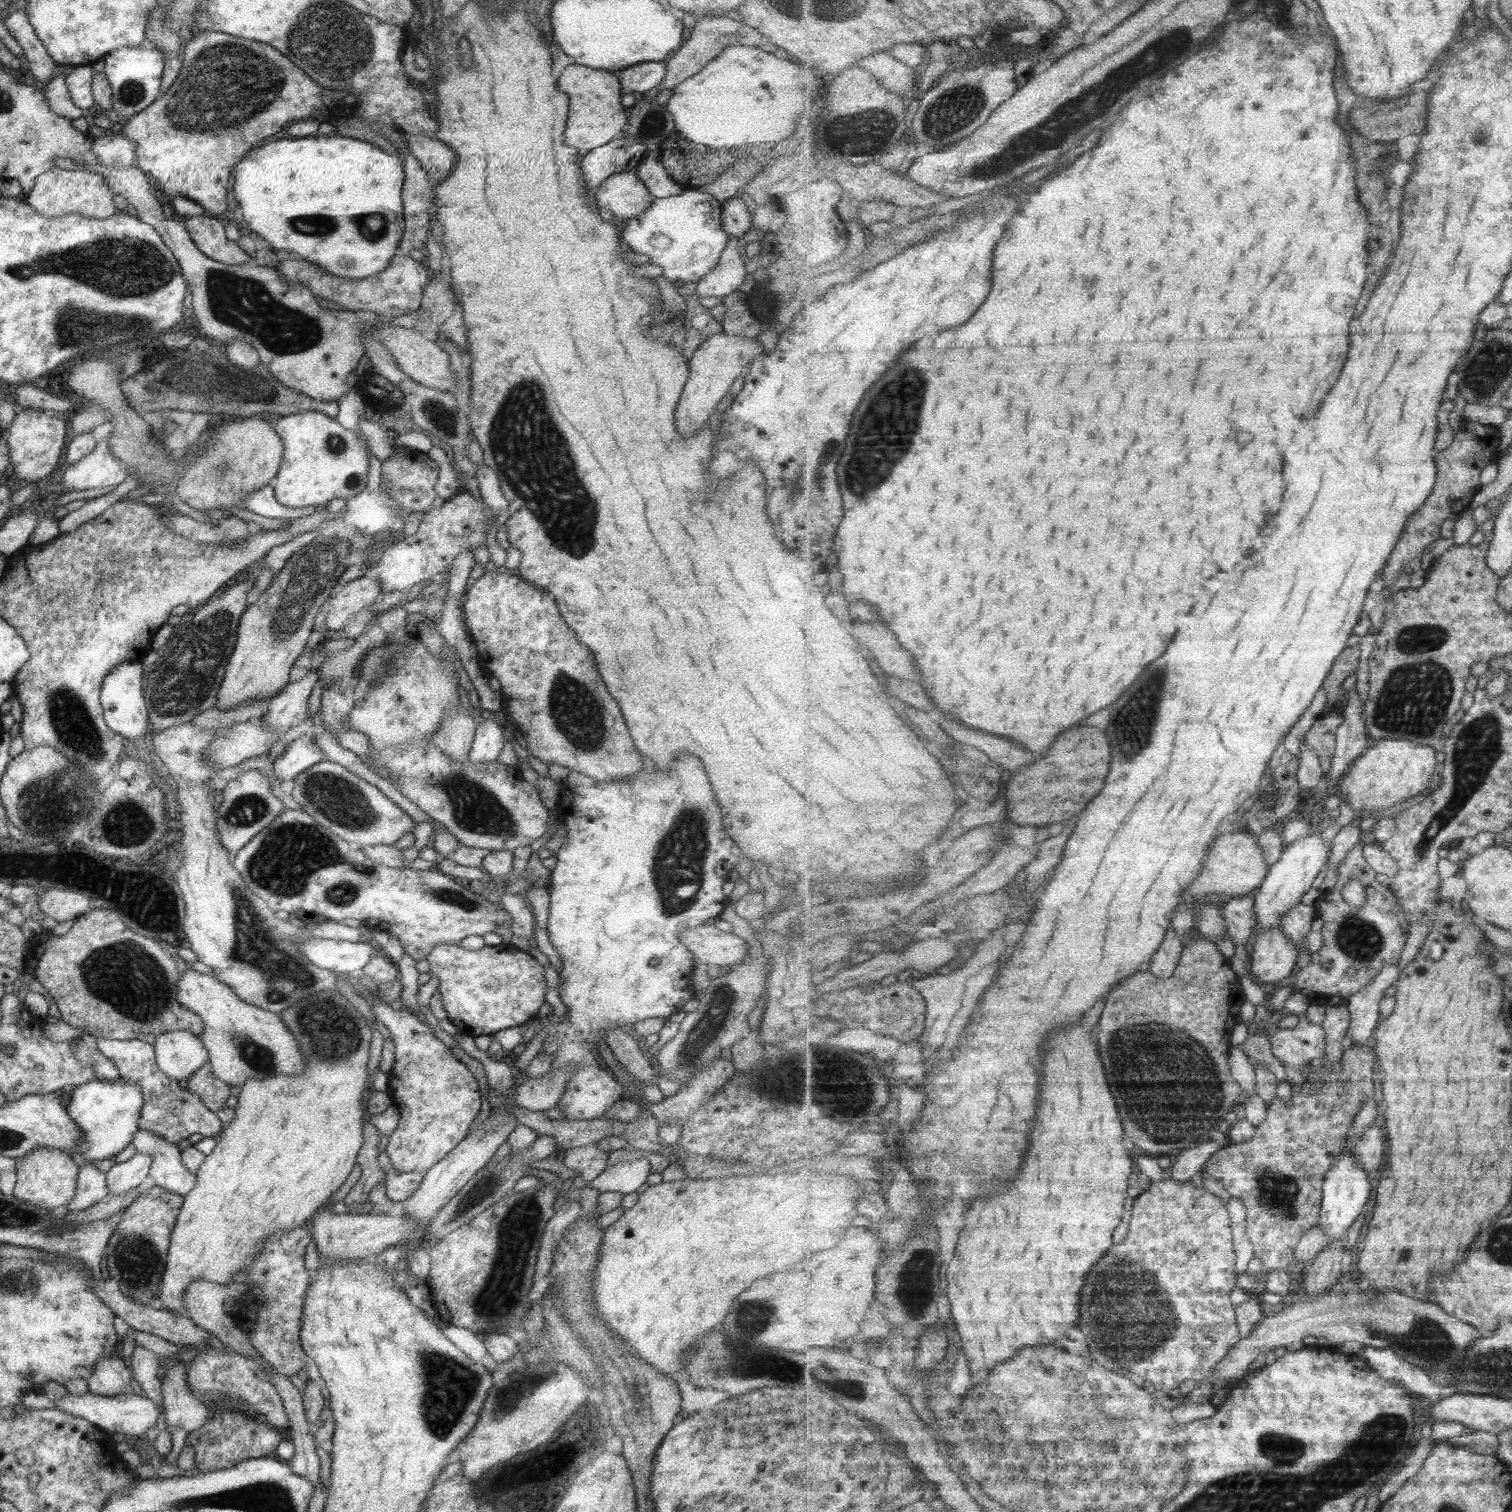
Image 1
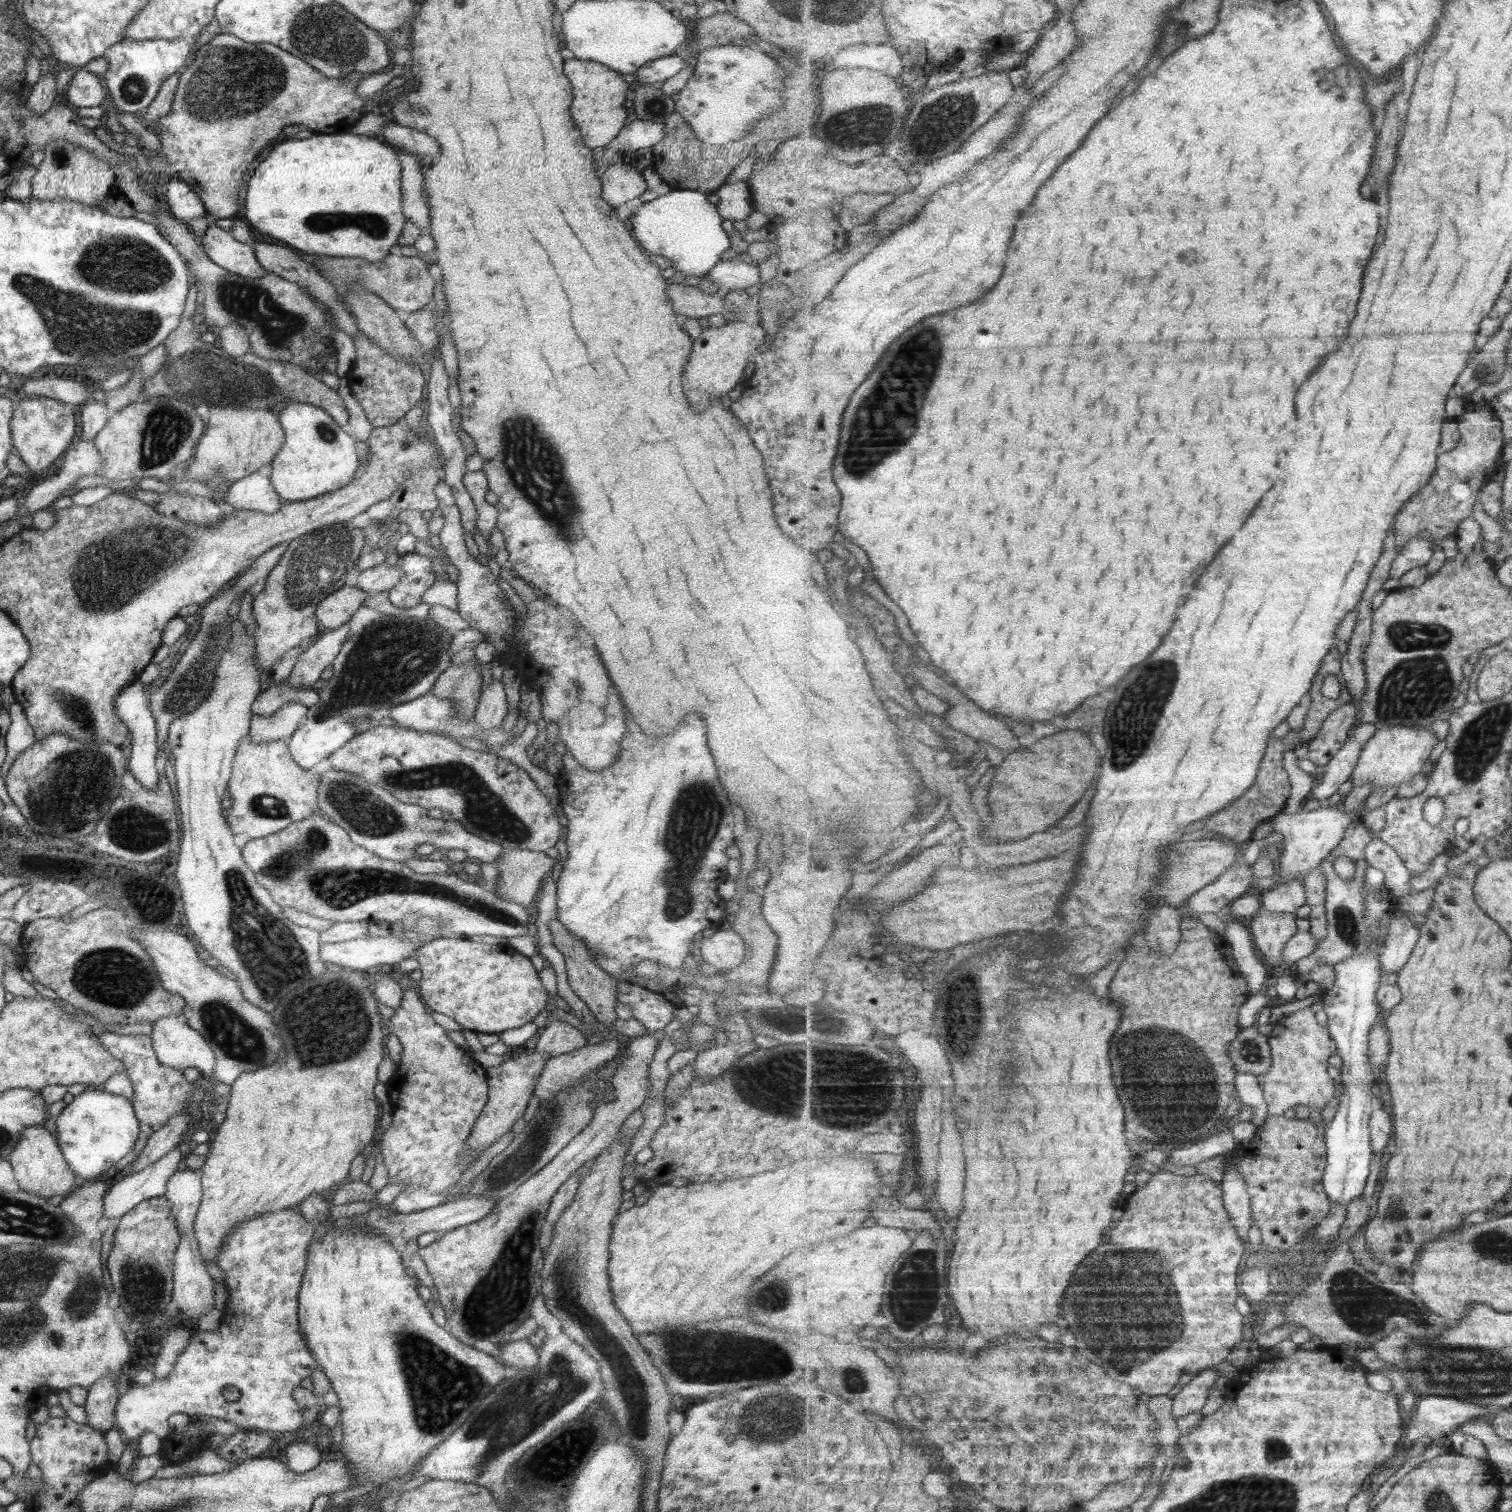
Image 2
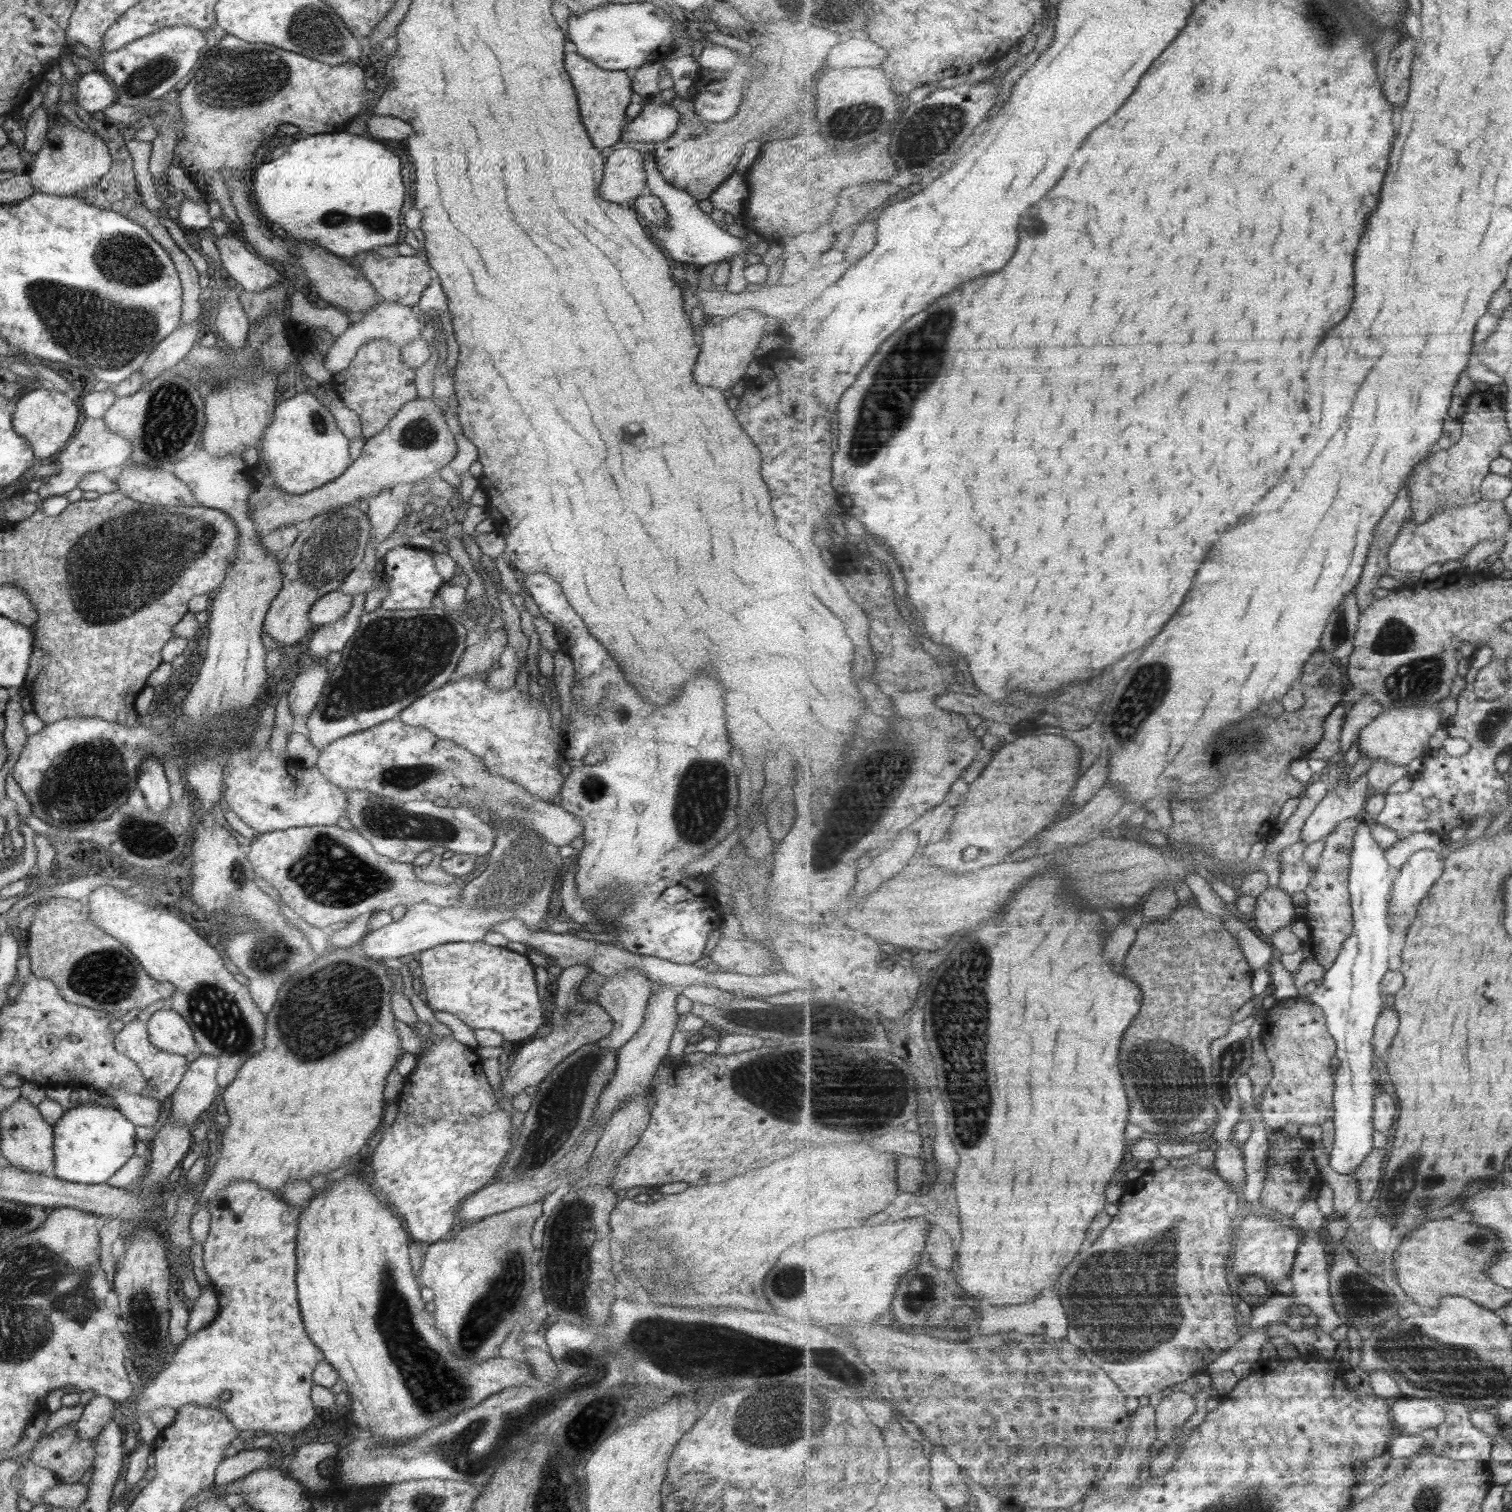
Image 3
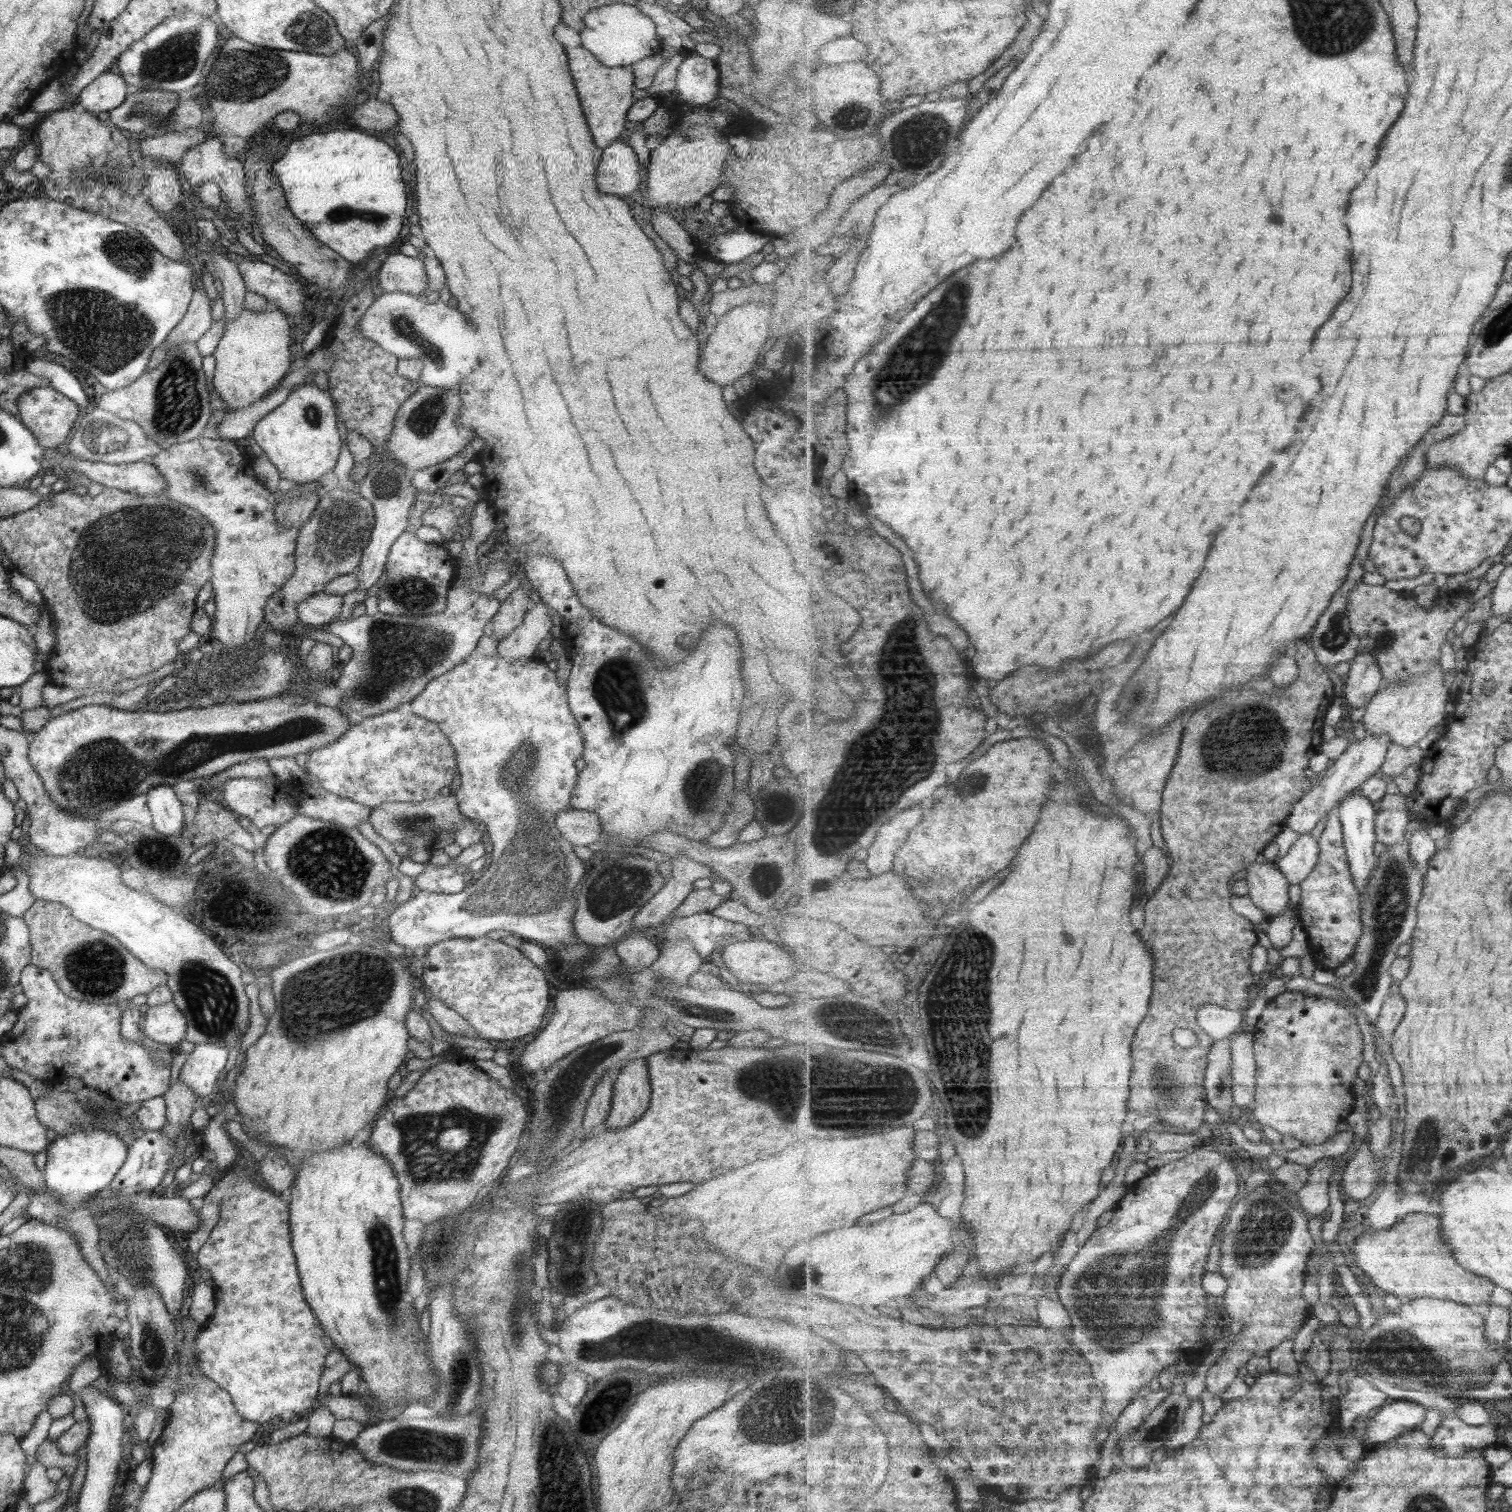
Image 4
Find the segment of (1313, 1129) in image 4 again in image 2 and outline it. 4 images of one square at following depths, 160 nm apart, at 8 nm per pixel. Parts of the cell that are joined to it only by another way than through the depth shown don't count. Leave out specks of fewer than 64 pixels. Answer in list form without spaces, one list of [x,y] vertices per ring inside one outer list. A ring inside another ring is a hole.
[[[1307,1007],[1273,1023],[1269,1034],[1273,1062],[1264,1075],[1259,1075],[1270,1115],[1283,1115],[1289,1109],[1295,1110],[1297,1104],[1313,1109],[1313,1113],[1321,1113],[1336,1096],[1335,1078],[1329,1071],[1329,1058],[1338,1054],[1338,1044],[1327,1023],[1321,1022],[1317,1013]]]

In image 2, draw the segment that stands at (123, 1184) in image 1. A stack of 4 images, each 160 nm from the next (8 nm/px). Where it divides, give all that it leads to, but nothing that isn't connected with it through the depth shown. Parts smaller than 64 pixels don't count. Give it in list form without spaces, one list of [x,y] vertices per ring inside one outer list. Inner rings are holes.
[[[188,1108],[182,1110],[180,1114],[172,1116],[166,1121],[166,1125],[159,1130],[151,1133],[146,1138],[146,1144],[143,1149],[135,1155],[135,1159],[124,1168],[125,1175],[139,1172],[147,1168],[150,1164],[157,1162],[162,1156],[165,1156],[181,1140],[182,1132],[187,1129]]]

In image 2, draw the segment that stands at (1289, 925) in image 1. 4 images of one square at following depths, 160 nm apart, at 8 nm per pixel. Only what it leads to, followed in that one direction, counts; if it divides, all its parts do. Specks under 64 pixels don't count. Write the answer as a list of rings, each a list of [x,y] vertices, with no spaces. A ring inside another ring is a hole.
[[[1290,880],[1265,891],[1260,899],[1267,910],[1297,914],[1297,910],[1305,906],[1308,896],[1303,881]]]

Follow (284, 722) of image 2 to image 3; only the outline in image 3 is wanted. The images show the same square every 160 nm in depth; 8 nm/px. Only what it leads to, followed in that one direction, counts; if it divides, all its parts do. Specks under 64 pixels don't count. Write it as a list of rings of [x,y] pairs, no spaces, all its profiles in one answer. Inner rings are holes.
[[[313,660],[305,671],[292,680],[287,700],[291,716],[308,716],[313,712],[319,693],[330,672],[325,660]]]

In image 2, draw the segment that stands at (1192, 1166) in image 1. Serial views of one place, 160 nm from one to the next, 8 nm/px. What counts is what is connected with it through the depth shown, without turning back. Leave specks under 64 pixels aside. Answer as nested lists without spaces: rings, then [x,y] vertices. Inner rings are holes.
[[[1222,1126],[1204,1141],[1197,1142],[1191,1148],[1179,1148],[1171,1152],[1169,1162],[1175,1166],[1199,1166],[1204,1160],[1233,1152],[1238,1144],[1230,1128]]]

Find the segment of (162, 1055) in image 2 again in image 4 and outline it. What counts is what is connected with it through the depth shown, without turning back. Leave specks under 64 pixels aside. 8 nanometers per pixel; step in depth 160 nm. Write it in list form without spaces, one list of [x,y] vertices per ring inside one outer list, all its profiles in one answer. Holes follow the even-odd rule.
[[[170,1001],[149,1007],[145,1011],[142,1030],[149,1040],[174,1050],[185,1038],[186,1020],[181,1011]]]

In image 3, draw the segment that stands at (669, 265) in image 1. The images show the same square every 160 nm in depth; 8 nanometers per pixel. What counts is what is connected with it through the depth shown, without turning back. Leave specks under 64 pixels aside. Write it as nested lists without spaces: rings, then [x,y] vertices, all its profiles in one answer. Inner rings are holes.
[[[651,152],[643,160],[646,186],[660,199],[667,215],[665,226],[650,227],[653,232],[651,239],[665,252],[667,258],[675,260],[677,264],[684,263],[700,269],[711,263],[729,263],[733,255],[741,254],[741,252],[748,253],[746,251],[749,249],[745,240],[730,236],[725,230],[720,230],[717,223],[711,220],[710,215],[699,209],[698,201],[688,192],[673,188],[663,180]]]

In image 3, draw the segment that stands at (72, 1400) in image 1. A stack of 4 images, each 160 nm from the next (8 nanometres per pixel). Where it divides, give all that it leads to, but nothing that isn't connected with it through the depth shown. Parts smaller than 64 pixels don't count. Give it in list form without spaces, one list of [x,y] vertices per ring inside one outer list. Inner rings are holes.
[[[230,1182],[217,1196],[209,1199],[209,1232],[202,1243],[202,1259],[205,1273],[215,1291],[219,1310],[213,1322],[195,1334],[187,1336],[175,1349],[171,1361],[146,1386],[142,1386],[129,1406],[129,1414],[123,1418],[125,1438],[122,1446],[131,1451],[137,1447],[137,1418],[149,1417],[154,1408],[170,1406],[176,1411],[186,1404],[214,1406],[239,1431],[285,1432],[294,1434],[301,1428],[312,1426],[315,1406],[310,1399],[312,1372],[322,1359],[320,1350],[311,1342],[305,1331],[296,1299],[297,1219],[300,1209],[281,1200],[280,1197],[261,1189],[253,1182]],[[221,1392],[230,1392],[228,1400],[220,1401]]]

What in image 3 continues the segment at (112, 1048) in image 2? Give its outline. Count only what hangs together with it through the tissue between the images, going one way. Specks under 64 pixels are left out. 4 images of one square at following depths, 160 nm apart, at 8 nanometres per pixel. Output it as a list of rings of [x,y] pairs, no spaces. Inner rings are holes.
[[[136,1017],[123,1025],[119,1033],[114,1034],[113,1039],[114,1049],[119,1053],[125,1055],[129,1060],[132,1060],[137,1068],[141,1071],[145,1079],[146,1088],[148,1088],[147,1097],[156,1100],[160,1106],[163,1106],[165,1098],[170,1098],[176,1086],[182,1081],[183,1075],[188,1067],[188,1062],[185,1057],[179,1054],[169,1054],[164,1050],[155,1048],[148,1041],[148,1034],[146,1031],[146,1023],[139,1021]]]

